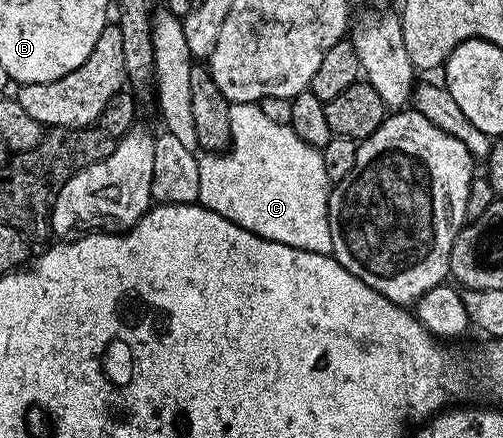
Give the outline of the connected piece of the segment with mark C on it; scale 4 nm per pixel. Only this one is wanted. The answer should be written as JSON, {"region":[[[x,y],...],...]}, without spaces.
{"region":[[[233,103],[229,109],[231,142],[222,153],[207,153],[199,159],[200,193],[198,202],[213,213],[249,229],[263,239],[297,249],[330,255],[333,237],[329,229],[327,202],[333,181],[325,173],[320,148],[310,147],[291,127],[276,125],[261,113],[258,103]]]}

